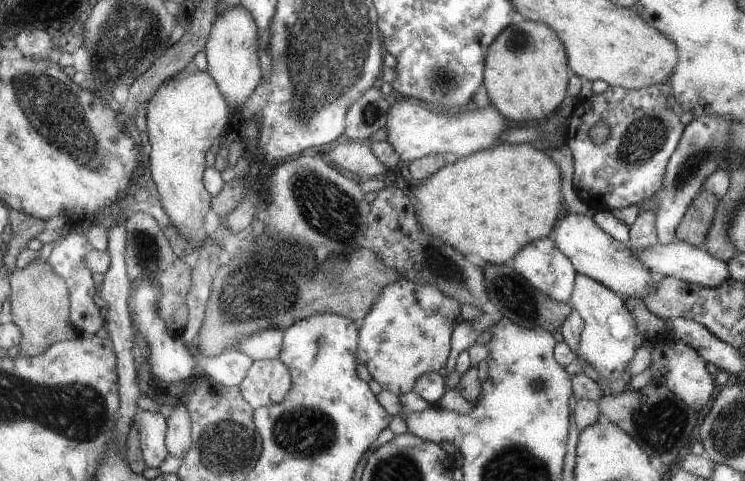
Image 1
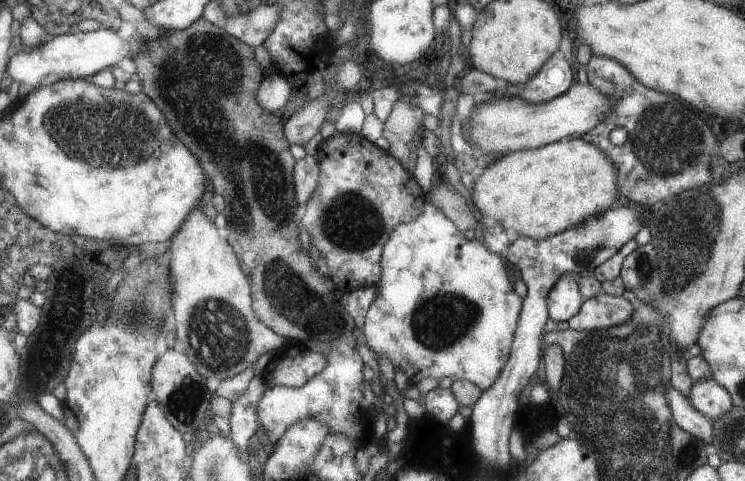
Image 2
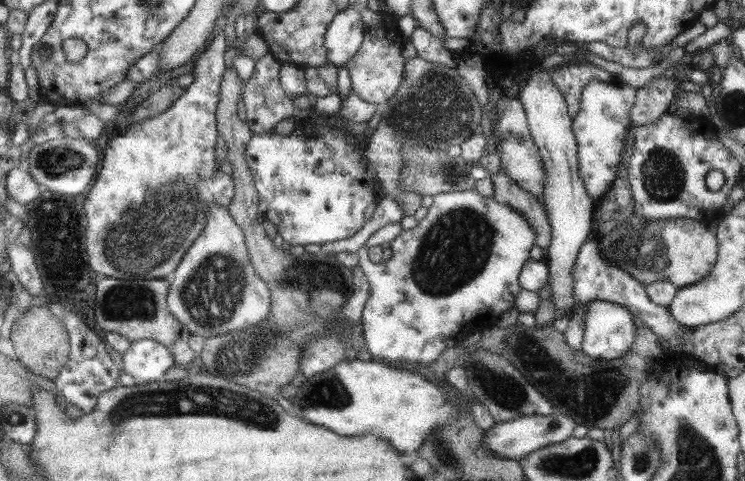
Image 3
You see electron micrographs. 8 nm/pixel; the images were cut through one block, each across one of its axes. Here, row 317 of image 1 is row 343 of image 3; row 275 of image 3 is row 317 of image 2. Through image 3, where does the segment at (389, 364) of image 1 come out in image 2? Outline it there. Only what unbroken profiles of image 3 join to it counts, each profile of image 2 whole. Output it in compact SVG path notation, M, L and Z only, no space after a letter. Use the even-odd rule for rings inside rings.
M426 199L423 202L423 210L415 220L395 226L393 232L389 234L388 242L384 246L381 265L383 266L383 272L380 274L380 280L375 285L376 296L372 300L372 304L369 305L368 312L365 313L362 328L362 335L367 346L373 350L375 360L381 355L385 355L390 359L393 368L406 375L406 383L409 387L427 378L427 376L437 380L444 376L452 379L463 378L475 384L481 391L487 390L491 385L495 384L500 370L504 368L505 361L508 360L508 354L511 352L512 338L515 336L516 324L523 304L523 300L513 290L514 282L509 280L507 268L501 262L499 254L489 252L485 246L474 239L466 240L463 232L455 225L452 219L437 210L437 206Z

